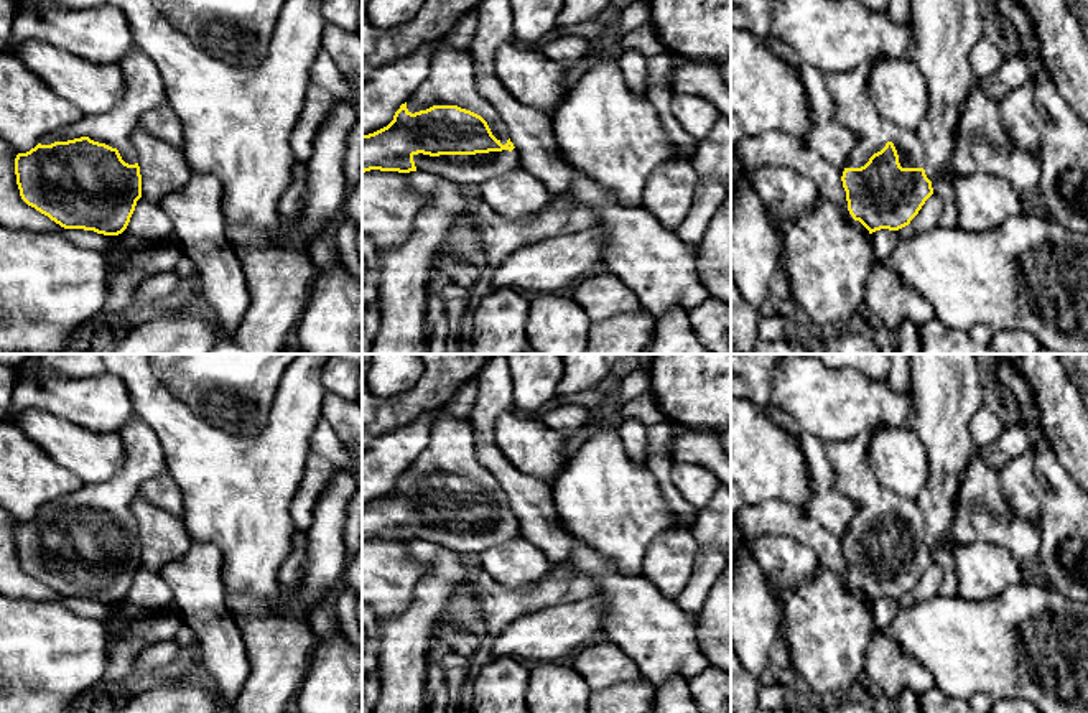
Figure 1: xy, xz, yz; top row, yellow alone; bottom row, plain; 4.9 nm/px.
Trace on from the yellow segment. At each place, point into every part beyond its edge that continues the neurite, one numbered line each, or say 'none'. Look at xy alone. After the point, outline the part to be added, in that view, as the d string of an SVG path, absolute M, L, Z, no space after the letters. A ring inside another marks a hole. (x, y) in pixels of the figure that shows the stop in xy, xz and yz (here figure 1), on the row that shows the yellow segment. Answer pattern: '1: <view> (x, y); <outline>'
1: xy (144, 91); M133 46L119 66L125 77L125 91L114 109L99 115L84 115L76 123L44 135L38 143L51 145L89 137L117 148L125 163L135 165L137 151L130 135L145 112L166 105L166 91L156 64L138 46Z

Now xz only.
1: xz (451, 74); M439 49L430 64L425 82L408 97L407 109L415 114L433 105L458 105L481 115L492 135L505 145L509 132L494 107L476 87L476 64L469 51Z

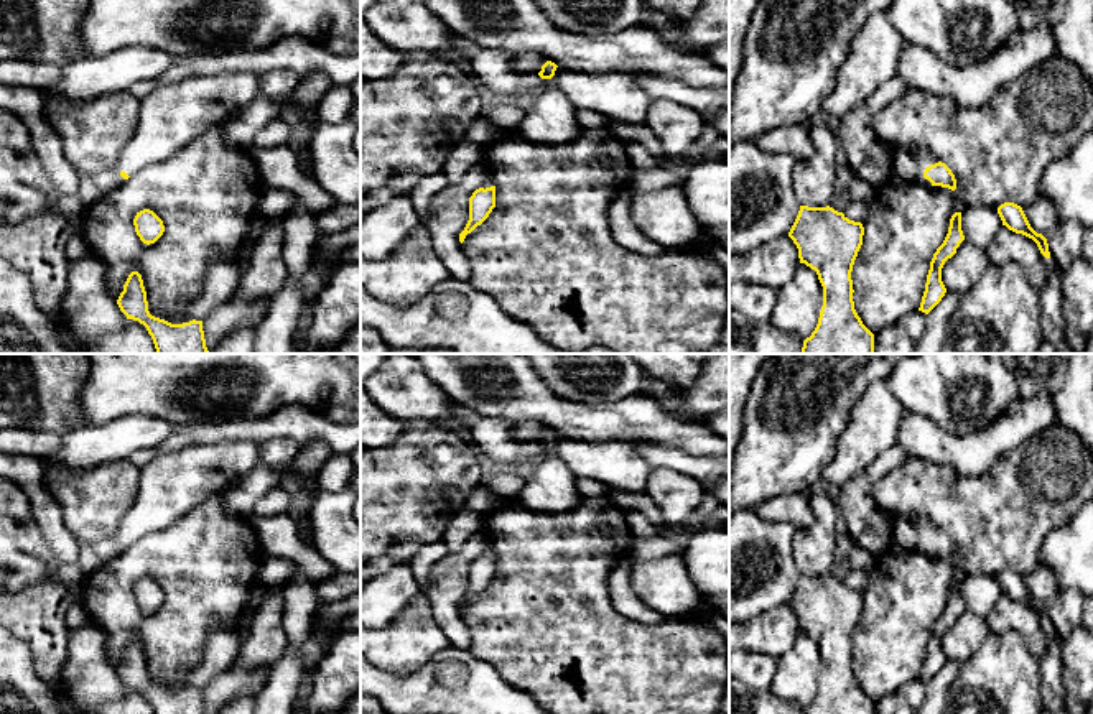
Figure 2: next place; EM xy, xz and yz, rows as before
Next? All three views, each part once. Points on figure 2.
1: yz (924, 158); M892 146L891 148L892 153L894 151L907 151L914 156L914 160L917 161L919 171L920 171L920 181L925 184L932 184L928 179L923 178L923 171L930 166L938 163L938 160L927 150L923 148L909 148L909 146Z

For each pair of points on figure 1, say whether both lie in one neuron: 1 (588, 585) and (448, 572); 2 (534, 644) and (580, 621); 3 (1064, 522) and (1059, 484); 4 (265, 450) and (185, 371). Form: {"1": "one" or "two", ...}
{"1": "one", "2": "one", "3": "one", "4": "two"}

